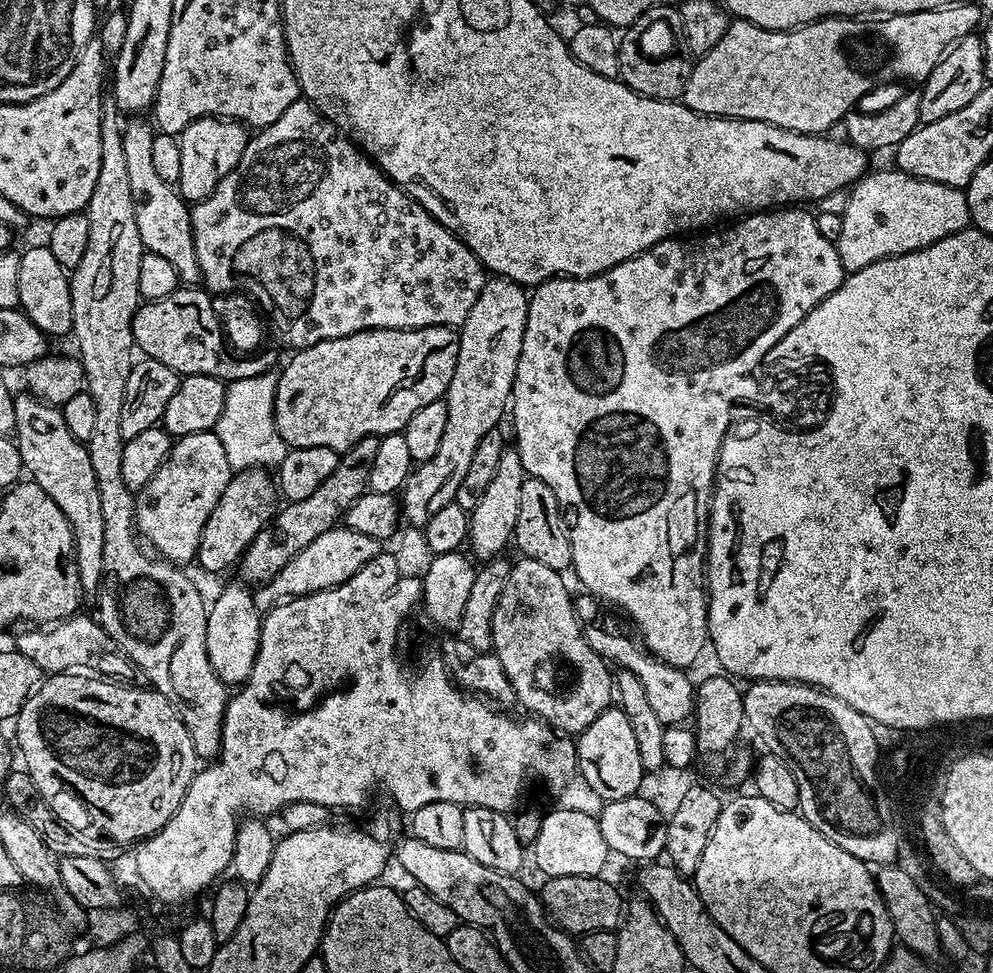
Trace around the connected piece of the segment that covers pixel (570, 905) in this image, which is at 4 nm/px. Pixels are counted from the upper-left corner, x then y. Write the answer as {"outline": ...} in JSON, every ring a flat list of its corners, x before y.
{"outline":[[550,876,543,882,544,889,539,889,540,903,544,905,544,911,555,923,559,924,569,934,587,934,590,932,616,932,625,918,626,900,620,897,620,892,600,876,587,876,586,878,574,878,573,876]]}

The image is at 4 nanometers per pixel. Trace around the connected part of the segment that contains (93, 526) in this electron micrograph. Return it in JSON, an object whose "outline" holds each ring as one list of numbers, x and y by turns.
{"outline":[[20,394,14,399,14,422,16,431,14,443,20,452,20,462,25,473,30,475,31,483,42,486,50,498,58,505,58,510,66,514,66,522,70,522,72,545,76,551,76,565,80,579,81,593,99,593,100,582,104,579,104,563,102,562,102,546,106,542,106,522,102,522,102,498,98,498,98,482,94,478,94,466,90,466,90,454,87,443,74,434,70,434,70,426,66,426,63,411,55,404,48,404,33,394]]}

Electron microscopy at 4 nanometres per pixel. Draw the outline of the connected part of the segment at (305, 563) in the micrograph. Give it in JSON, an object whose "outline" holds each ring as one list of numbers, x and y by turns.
{"outline":[[343,526,326,530,326,534,314,538,314,542,306,546,306,550,294,554,294,558,290,558,290,562,286,562,286,566,282,566,282,570,255,593,256,607,267,610,291,597,305,596,338,586,349,580,355,572,362,570,362,566,380,555,381,551,381,541,370,538,370,534,362,534]]}

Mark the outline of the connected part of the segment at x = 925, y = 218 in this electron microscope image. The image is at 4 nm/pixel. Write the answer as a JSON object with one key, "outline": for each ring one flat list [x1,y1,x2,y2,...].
{"outline":[[899,170,891,171,869,171,848,192,846,210,842,216,842,234,835,241,836,253,840,256,845,273,862,270,862,266,870,266,870,262,878,262,882,258,925,248,952,232,961,232,963,228,969,227,968,198,961,189,923,180]]}

